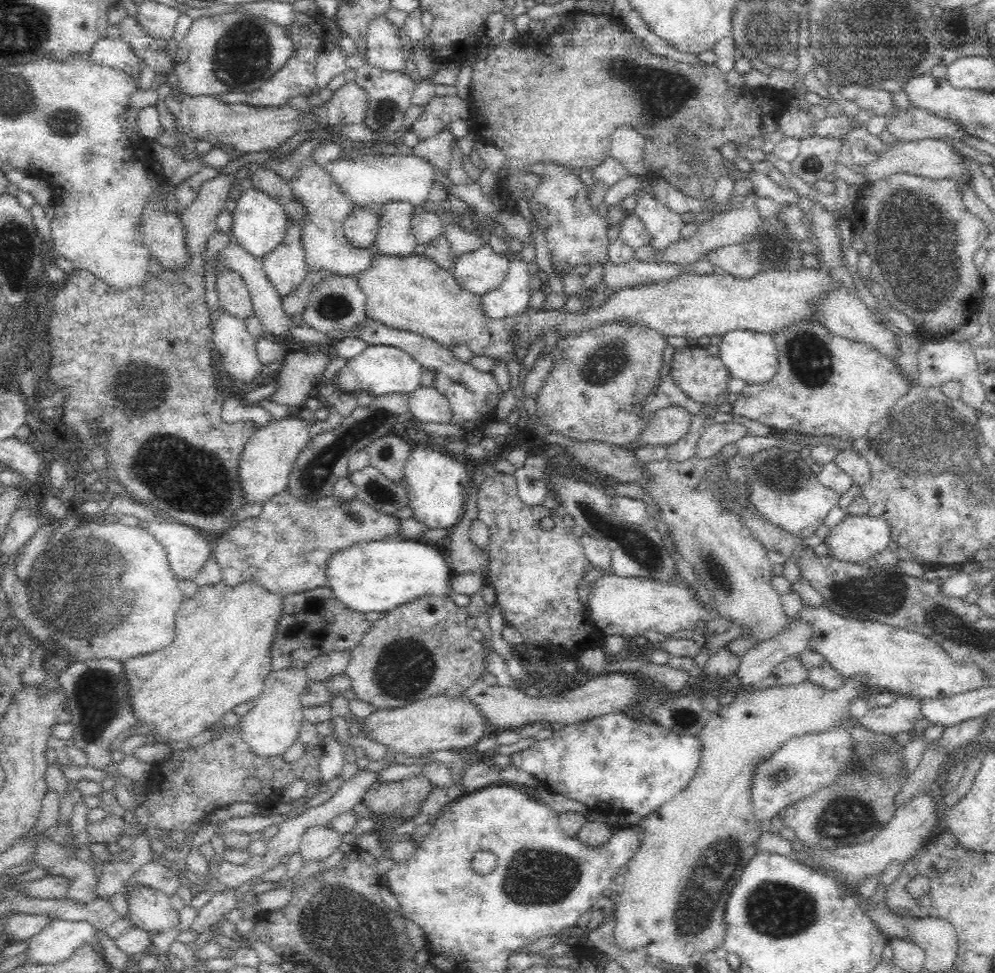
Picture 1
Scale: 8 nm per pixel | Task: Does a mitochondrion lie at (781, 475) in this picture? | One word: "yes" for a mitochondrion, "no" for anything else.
yes

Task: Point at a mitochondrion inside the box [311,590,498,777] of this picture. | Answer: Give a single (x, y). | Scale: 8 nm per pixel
(404, 668)

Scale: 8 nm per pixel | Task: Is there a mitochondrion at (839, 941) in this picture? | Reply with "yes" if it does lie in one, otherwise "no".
no

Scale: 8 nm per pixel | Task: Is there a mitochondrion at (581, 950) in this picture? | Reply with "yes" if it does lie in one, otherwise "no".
no

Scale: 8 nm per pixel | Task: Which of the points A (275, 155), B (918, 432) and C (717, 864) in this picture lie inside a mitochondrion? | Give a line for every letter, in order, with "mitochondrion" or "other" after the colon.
A: other
B: mitochondrion
C: mitochondrion

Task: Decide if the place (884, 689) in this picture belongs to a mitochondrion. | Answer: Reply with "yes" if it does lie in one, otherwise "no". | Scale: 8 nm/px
no

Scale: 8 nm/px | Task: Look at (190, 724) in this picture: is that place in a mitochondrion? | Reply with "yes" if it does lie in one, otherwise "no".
no

